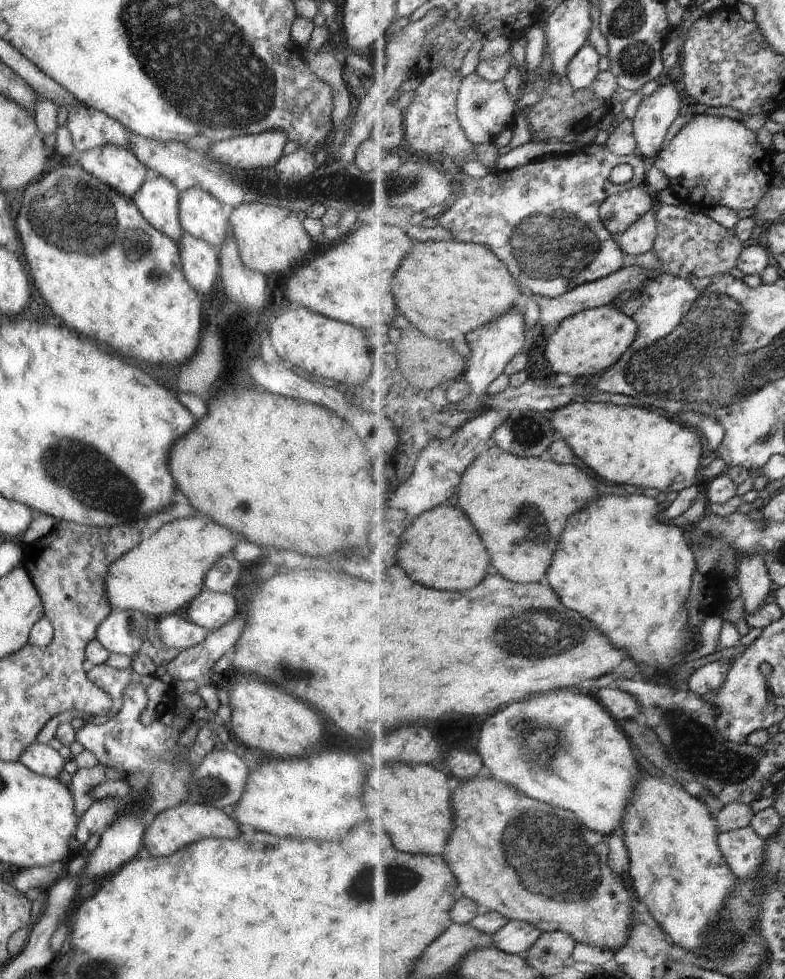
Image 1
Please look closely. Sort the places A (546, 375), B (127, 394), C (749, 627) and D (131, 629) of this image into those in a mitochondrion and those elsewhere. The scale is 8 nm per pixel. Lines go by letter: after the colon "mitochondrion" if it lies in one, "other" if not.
A: other
B: other
C: other
D: mitochondrion

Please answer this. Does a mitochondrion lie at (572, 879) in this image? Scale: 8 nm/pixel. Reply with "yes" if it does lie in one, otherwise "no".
yes

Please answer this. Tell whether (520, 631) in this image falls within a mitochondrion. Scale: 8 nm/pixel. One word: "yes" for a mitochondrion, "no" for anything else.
yes

